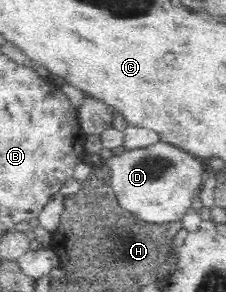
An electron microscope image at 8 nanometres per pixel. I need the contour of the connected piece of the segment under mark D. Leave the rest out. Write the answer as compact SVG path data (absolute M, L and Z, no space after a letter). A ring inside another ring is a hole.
M163 141L146 148L137 148L120 156L104 160L111 173L110 185L118 203L141 220L153 224L173 222L178 224L182 216L191 209L193 198L199 195L203 184L205 161Z

